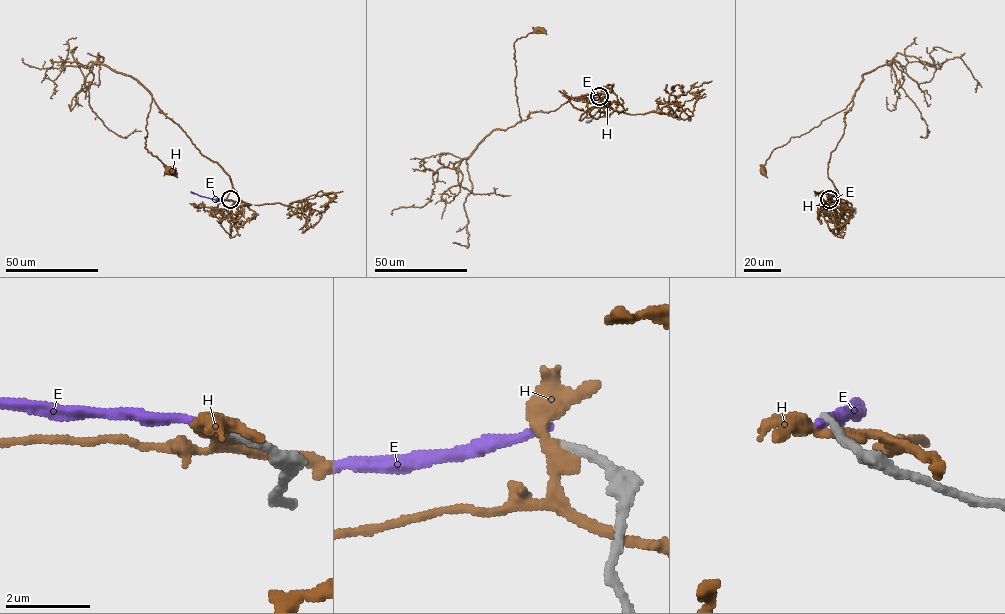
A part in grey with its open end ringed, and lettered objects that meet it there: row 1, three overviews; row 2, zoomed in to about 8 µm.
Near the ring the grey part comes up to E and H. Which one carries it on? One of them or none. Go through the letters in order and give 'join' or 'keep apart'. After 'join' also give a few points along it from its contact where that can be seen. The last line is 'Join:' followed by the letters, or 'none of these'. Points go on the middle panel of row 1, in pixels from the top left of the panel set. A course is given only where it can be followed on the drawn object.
E: keep apart
H: keep apart
Join: none of these

